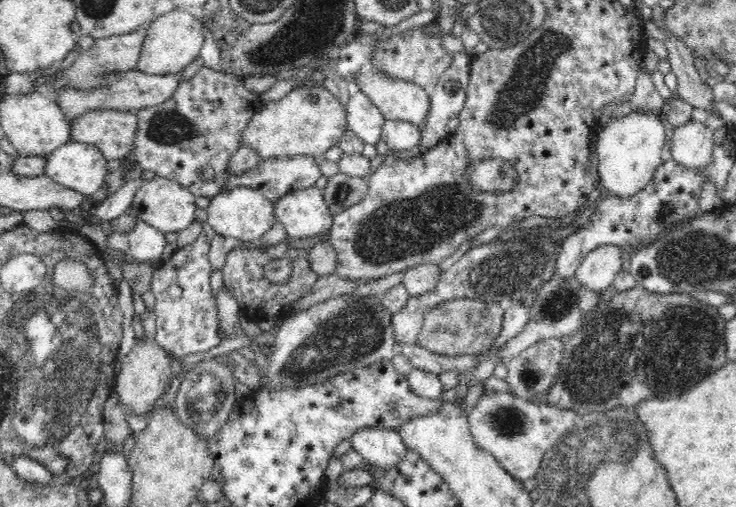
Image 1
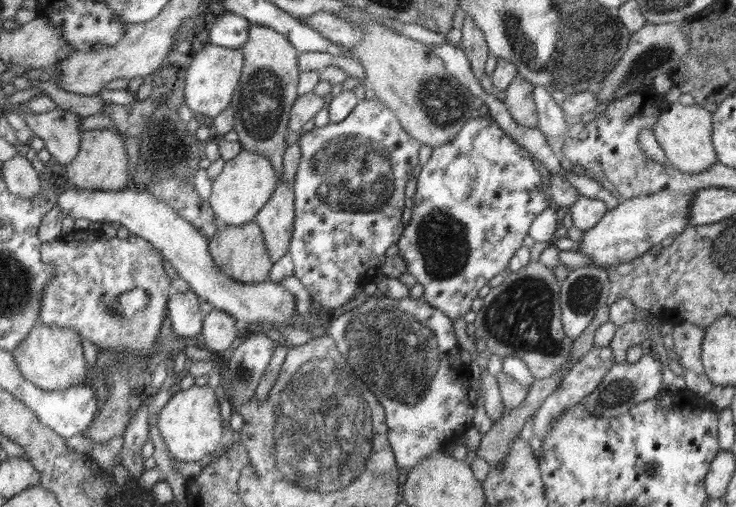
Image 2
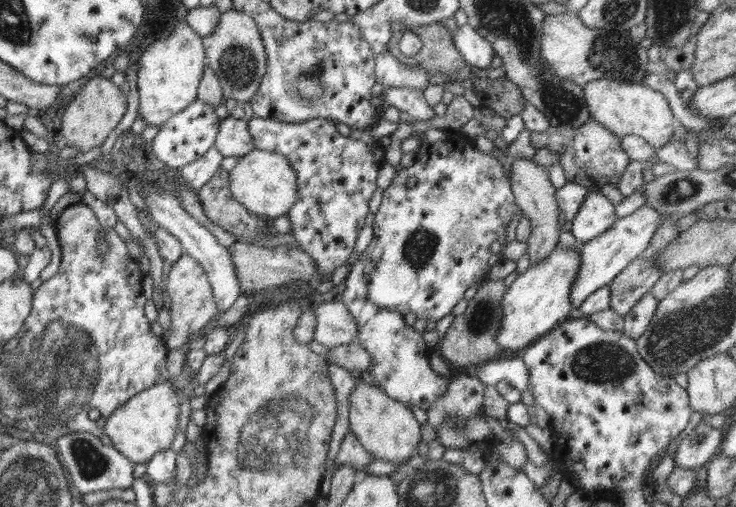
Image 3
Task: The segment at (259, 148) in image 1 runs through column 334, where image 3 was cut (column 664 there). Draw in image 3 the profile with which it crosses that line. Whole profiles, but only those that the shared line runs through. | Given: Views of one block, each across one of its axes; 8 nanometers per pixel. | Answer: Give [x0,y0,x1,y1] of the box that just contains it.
[583,79,678,149]

